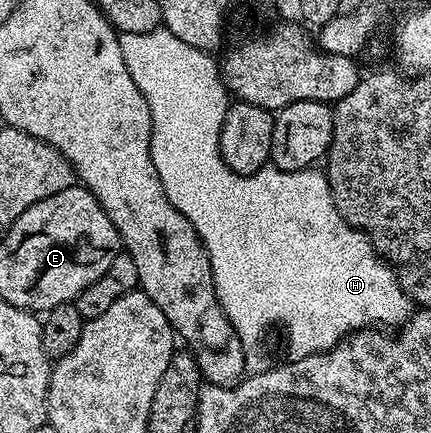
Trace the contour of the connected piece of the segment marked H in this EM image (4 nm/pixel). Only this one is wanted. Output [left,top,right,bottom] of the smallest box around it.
[118,25,414,372]

